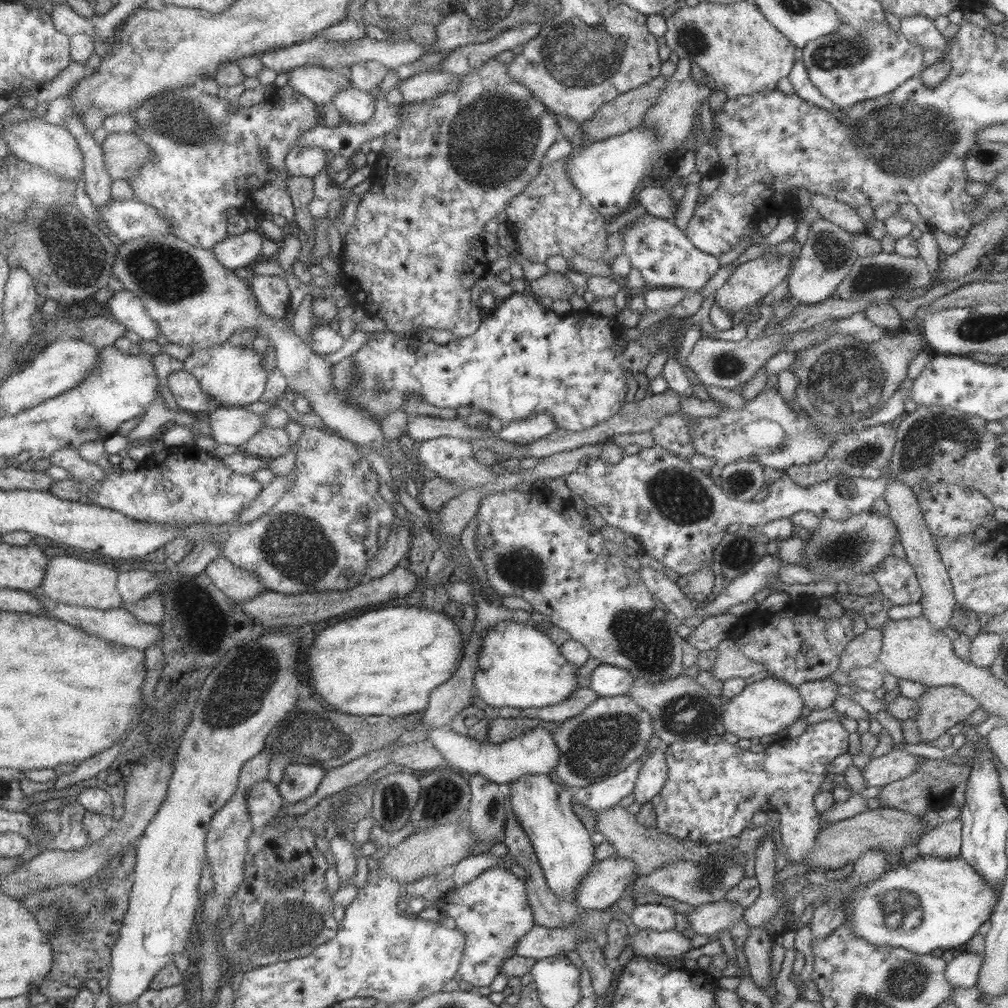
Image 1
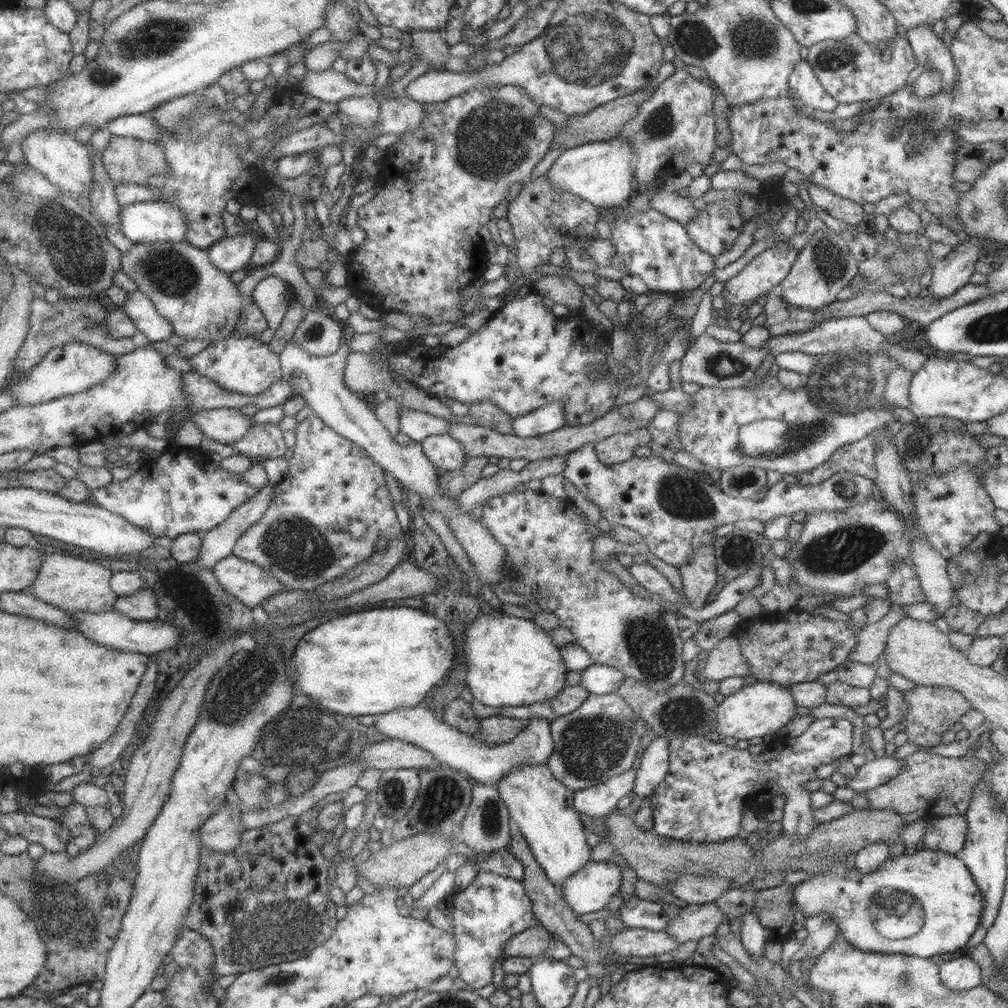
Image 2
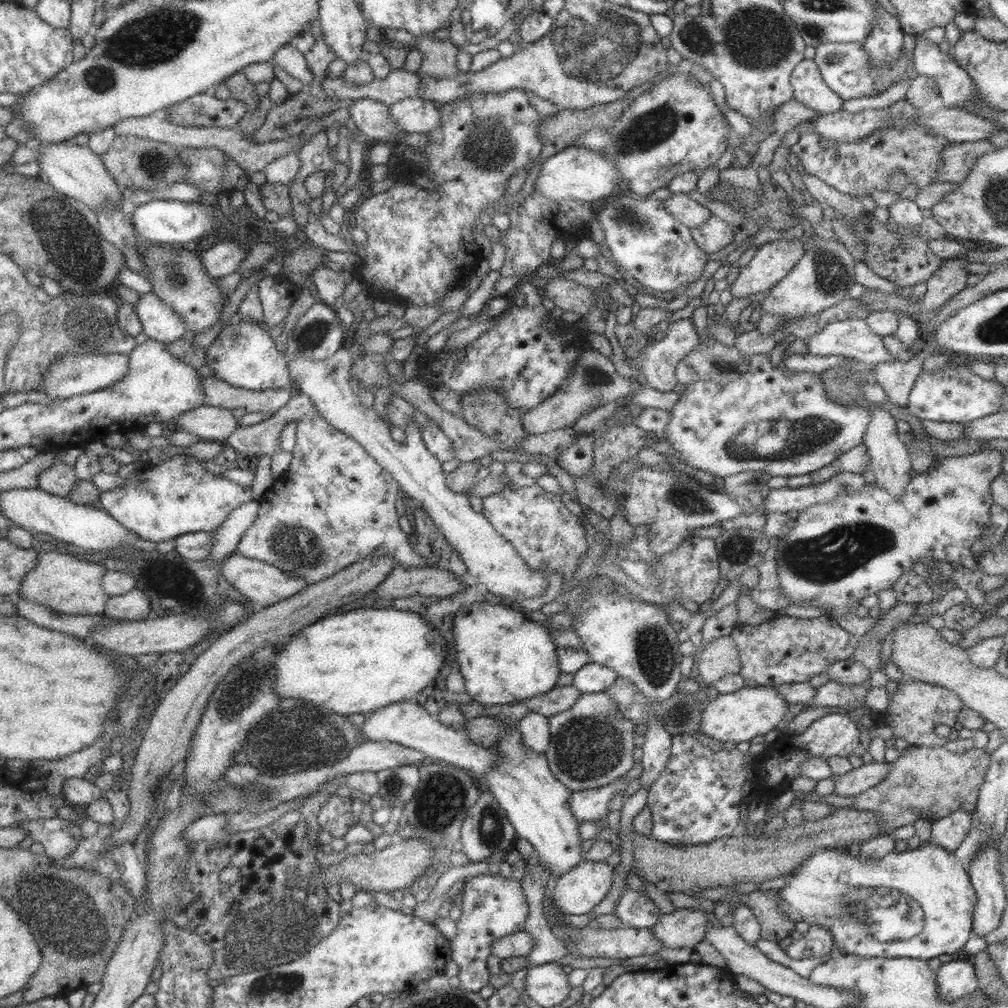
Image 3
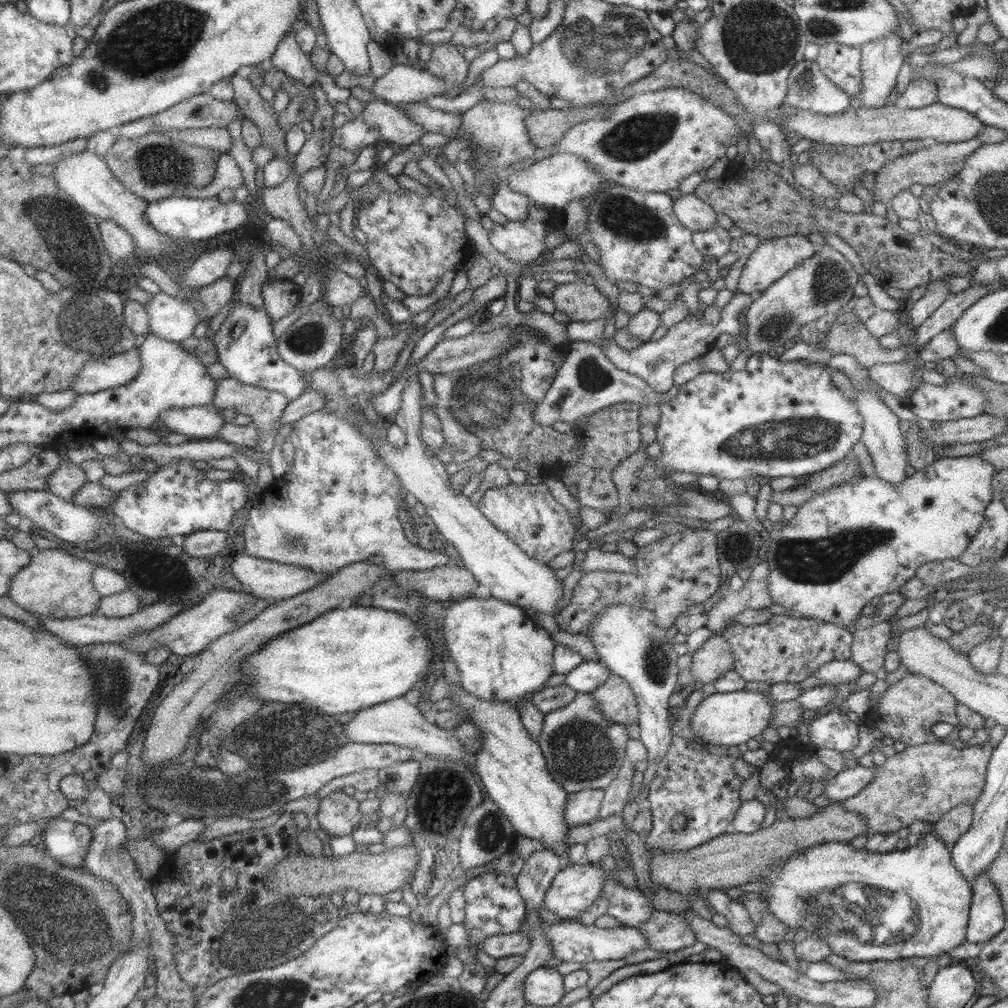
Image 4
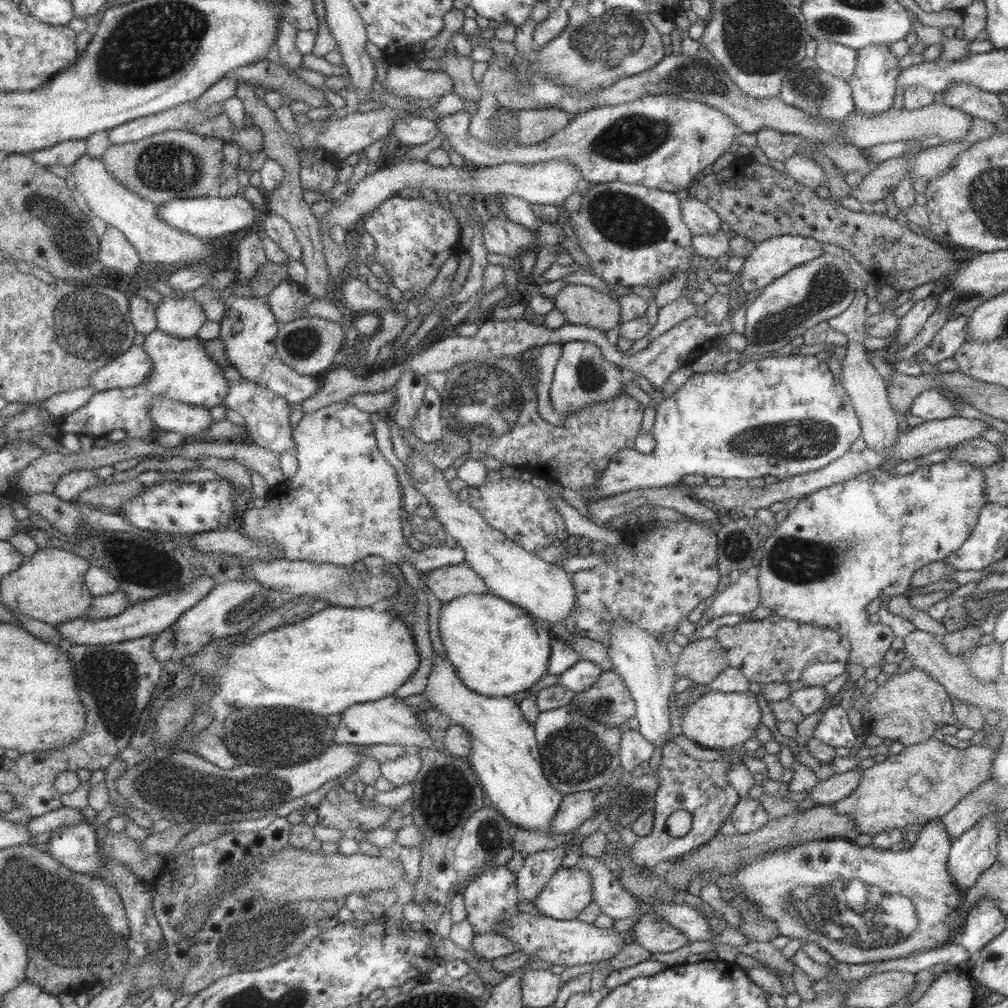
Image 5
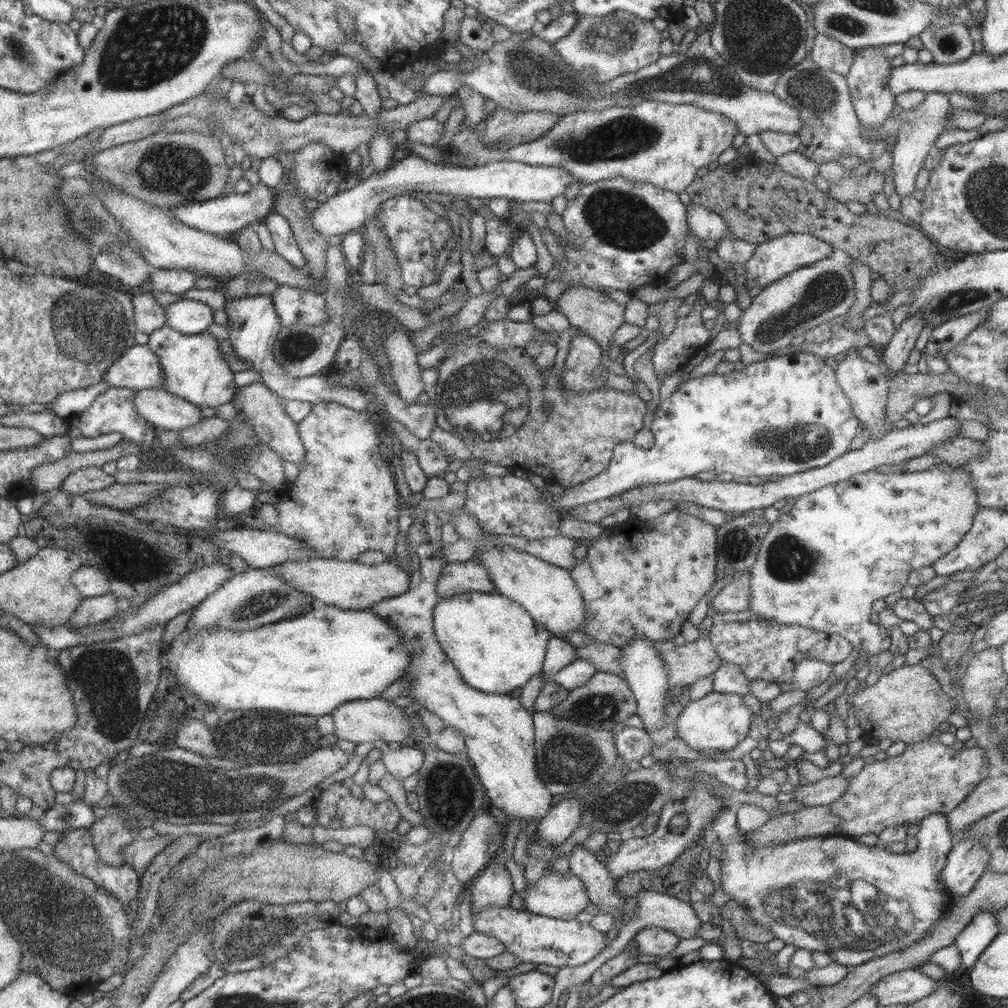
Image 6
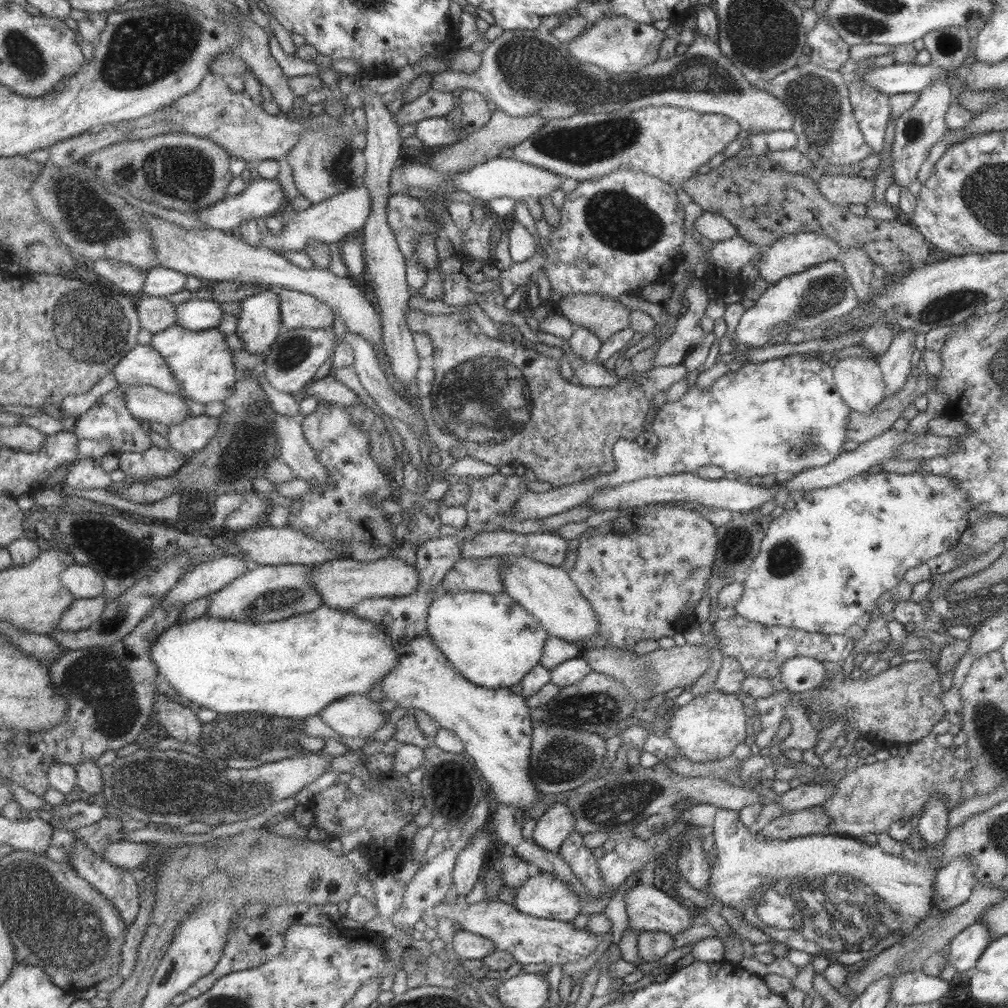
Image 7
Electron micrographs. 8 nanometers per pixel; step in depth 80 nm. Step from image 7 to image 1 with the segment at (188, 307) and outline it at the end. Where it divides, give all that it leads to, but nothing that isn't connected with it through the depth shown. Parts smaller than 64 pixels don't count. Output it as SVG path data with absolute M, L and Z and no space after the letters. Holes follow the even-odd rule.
M127 291L113 293L103 303L103 308L108 311L113 320L122 324L126 330L135 332L142 340L154 340L159 336L156 322L145 314L141 301L131 293Z

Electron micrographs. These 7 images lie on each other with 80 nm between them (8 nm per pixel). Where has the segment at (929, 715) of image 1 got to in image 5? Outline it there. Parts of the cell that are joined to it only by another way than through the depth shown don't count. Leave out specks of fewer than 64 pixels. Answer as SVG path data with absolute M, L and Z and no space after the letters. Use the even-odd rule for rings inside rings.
M911 668L908 672L889 678L867 699L861 713L863 729L881 738L901 742L904 746L931 739L937 726L955 724L952 702L941 684L931 679L925 672Z

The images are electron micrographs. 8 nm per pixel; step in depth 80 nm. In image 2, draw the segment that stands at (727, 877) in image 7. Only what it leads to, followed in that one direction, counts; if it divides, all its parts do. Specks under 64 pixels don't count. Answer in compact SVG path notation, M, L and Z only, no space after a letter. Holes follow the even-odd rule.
M916 850L911 855L887 857L884 864L873 872L861 874L856 868L847 869L845 861L834 862L822 870L811 872L811 877L793 887L794 900L804 917L823 914L837 923L838 934L842 934L850 945L869 952L885 954L903 953L929 958L934 954L945 954L965 946L974 930L980 925L984 898L974 878L956 855L940 850Z

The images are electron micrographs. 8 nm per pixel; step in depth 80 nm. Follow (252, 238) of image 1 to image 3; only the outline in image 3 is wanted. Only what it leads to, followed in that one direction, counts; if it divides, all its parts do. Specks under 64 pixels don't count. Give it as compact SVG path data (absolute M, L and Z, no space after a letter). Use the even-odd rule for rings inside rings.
M223 240L201 252L200 259L204 271L211 278L221 279L235 272L239 263L245 258L247 247L237 244L235 240Z

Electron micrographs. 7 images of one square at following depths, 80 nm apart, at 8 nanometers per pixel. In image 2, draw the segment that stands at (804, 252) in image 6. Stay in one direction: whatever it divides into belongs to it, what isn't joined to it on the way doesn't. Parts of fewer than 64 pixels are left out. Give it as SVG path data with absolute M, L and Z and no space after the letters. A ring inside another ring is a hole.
M786 241L777 242L767 250L752 257L751 262L748 262L733 278L724 283L720 295L725 306L741 306L745 302L754 302L755 298L767 295L767 291L779 285L786 278L797 253L798 250L795 250Z

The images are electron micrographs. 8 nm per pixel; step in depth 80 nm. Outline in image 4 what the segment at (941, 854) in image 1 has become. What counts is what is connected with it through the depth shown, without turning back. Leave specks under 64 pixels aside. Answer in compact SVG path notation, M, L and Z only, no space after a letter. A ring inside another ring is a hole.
M962 802L931 824L932 830L946 847L951 848L969 828L973 804L974 802Z

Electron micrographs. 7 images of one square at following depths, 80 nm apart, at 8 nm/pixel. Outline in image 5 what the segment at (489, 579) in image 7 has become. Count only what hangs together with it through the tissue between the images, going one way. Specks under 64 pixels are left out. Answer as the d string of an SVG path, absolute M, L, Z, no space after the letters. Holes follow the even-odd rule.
M465 562L455 565L442 566L426 573L422 573L425 582L437 600L449 602L467 593L481 594L488 588L482 583L473 569Z

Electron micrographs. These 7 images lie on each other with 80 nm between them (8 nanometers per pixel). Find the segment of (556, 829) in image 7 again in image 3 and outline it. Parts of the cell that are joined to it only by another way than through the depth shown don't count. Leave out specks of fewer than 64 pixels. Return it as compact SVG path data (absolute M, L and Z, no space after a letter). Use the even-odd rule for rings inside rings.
M638 756L633 767L623 775L623 778L611 782L606 786L592 789L573 791L570 794L569 808L579 822L589 822L604 819L609 810L610 800L616 792L623 792L633 779L641 774L641 762Z

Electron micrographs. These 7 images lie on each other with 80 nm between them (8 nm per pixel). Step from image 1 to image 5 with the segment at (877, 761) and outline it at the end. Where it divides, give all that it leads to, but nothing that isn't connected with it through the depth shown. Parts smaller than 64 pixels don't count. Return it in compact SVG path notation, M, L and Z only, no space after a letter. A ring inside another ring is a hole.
M853 769L843 774L833 774L829 779L822 782L817 781L817 785L809 792L809 798L819 805L833 805L841 799L852 794L857 788L857 783L861 779L861 774Z

